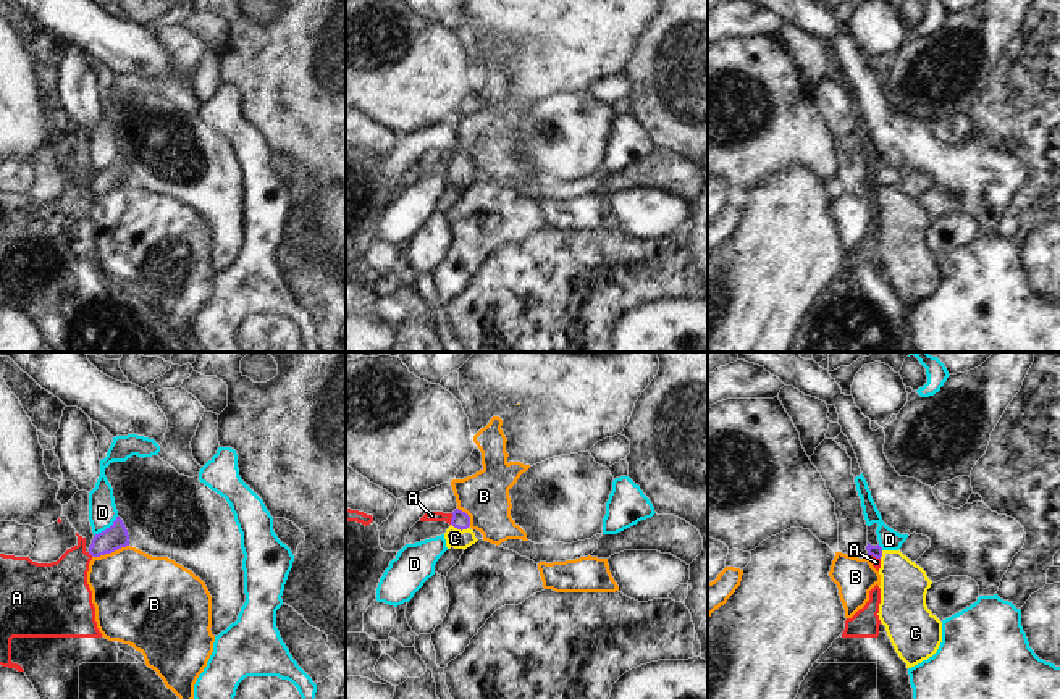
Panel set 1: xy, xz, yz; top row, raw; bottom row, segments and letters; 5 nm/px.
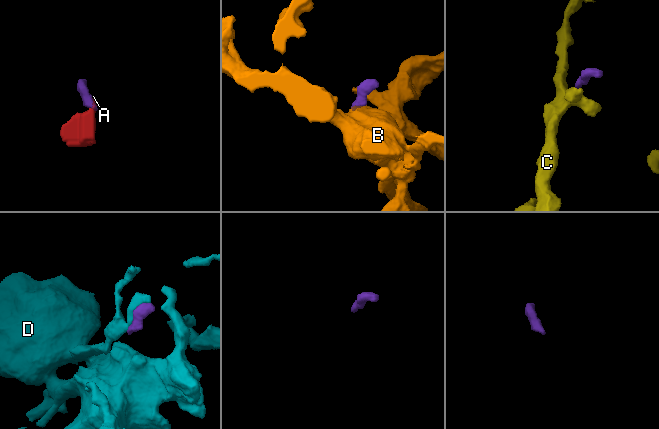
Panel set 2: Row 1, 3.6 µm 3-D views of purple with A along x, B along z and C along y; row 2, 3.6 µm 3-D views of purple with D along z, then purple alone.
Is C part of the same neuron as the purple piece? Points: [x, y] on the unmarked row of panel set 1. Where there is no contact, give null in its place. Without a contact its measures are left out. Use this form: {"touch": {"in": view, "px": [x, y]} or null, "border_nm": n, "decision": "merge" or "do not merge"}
{"touch": {"in": "xz", "px": [459, 167]}, "border_nm": 90, "decision": "merge"}

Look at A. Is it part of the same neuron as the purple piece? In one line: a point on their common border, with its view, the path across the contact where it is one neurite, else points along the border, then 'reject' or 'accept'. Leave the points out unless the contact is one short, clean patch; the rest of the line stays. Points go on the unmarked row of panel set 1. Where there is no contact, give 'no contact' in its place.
xz (451, 157) | along xz (453, 152), (450, 162) | reject

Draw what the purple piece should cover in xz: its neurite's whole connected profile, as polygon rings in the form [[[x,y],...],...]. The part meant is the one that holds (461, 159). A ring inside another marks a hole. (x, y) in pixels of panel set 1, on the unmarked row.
[[[456,147],[452,150],[451,165],[444,171],[446,186],[451,187],[467,187],[475,182],[478,178],[475,176],[473,168],[470,165],[470,155]]]

